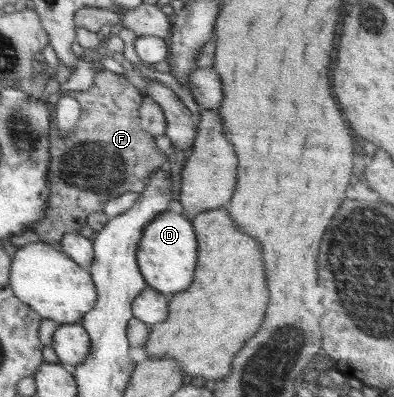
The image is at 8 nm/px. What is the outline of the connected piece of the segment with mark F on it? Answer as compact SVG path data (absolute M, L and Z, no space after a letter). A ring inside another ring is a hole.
M101 70L93 86L79 92L93 92L97 103L79 104L79 122L66 138L60 137L55 116L51 116L50 198L44 217L33 226L43 242L56 247L66 234L79 233L91 212L104 212L106 202L120 194L141 193L150 174L168 166L168 153L155 145L155 136L141 128L139 107L145 96L125 76Z

